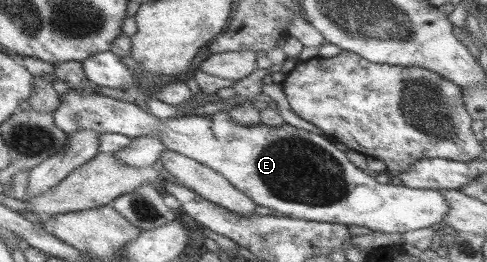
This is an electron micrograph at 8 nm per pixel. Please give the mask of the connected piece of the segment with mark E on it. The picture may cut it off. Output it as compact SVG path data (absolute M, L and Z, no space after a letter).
M70 89L66 95L60 97L60 104L52 114L54 125L62 132L71 134L78 130L92 130L102 133L119 133L131 139L156 135L162 141L168 152L175 152L201 165L221 173L230 184L250 197L256 205L268 207L278 215L287 215L304 221L322 223L340 223L340 225L358 225L368 227L372 231L382 233L406 233L414 229L442 227L448 202L442 192L435 189L412 189L410 186L380 184L375 174L358 169L353 165L341 146L330 138L292 126L282 124L278 127L268 125L240 125L238 121L230 119L228 109L218 111L212 115L186 115L178 118L160 119L150 112L140 102L129 103L104 97L100 94L81 95Z

